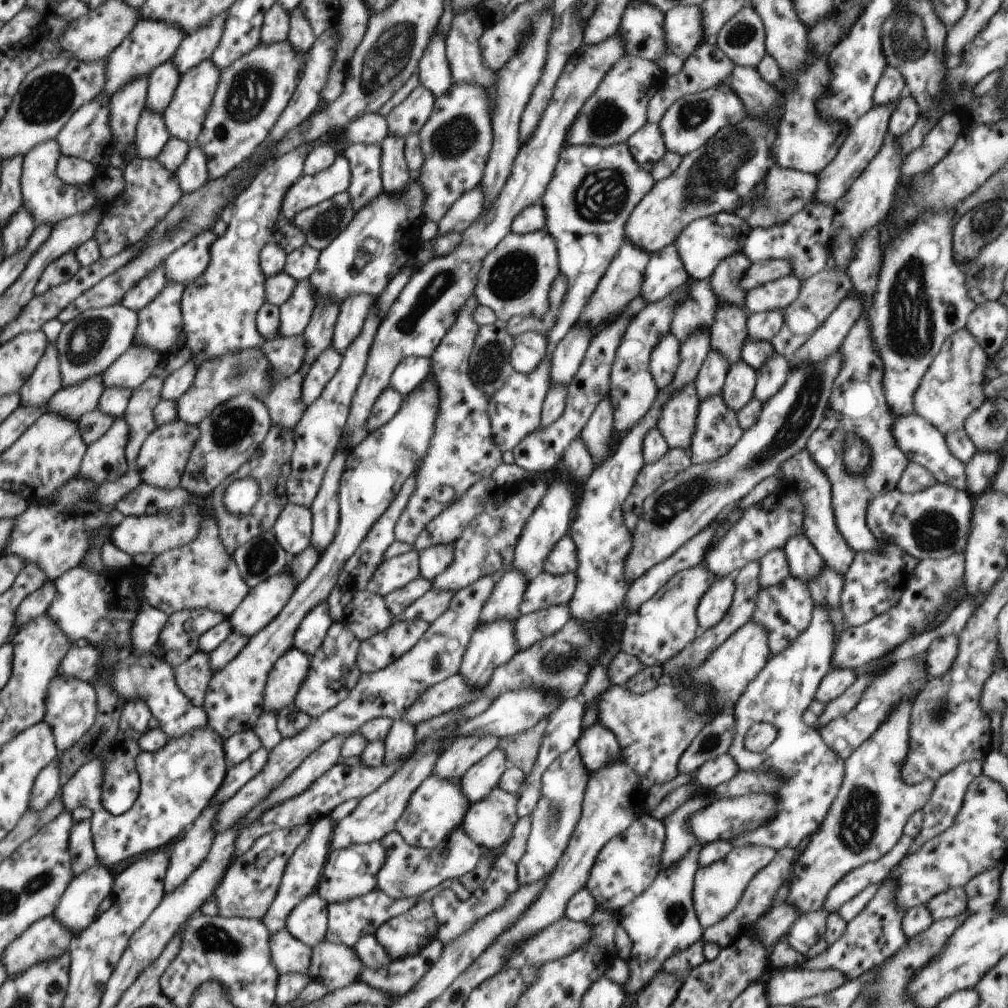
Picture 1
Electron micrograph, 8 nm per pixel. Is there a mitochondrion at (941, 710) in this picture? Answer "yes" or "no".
yes

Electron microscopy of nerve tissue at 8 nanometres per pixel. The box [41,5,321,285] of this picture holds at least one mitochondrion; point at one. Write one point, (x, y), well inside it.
(251, 88)

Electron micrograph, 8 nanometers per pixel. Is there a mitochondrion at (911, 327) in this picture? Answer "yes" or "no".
yes

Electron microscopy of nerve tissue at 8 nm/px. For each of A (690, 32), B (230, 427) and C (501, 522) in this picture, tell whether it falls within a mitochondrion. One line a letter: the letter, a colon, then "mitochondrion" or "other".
A: other
B: mitochondrion
C: mitochondrion

